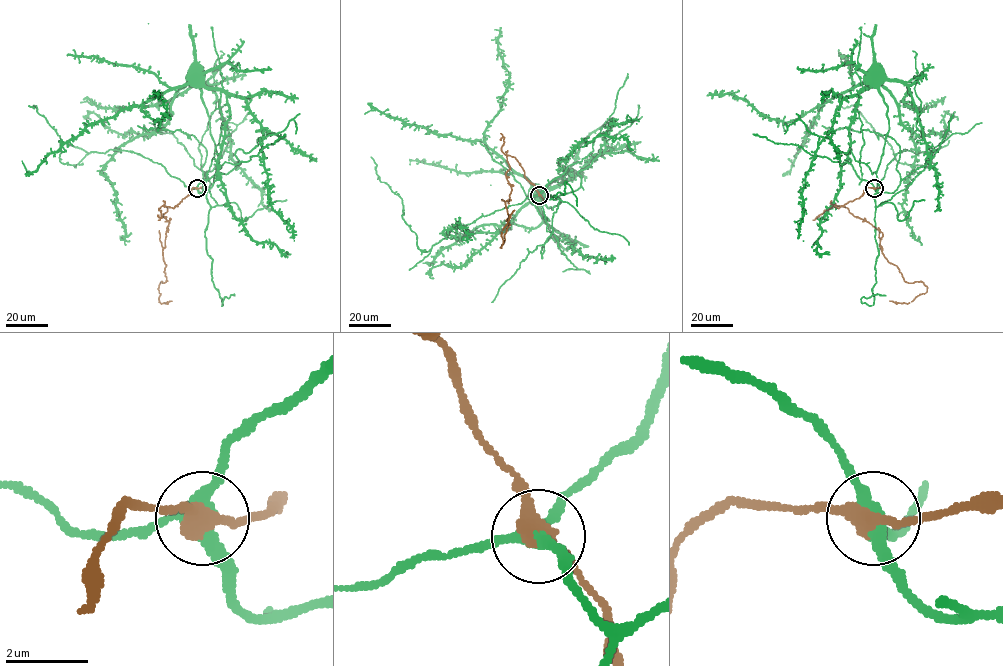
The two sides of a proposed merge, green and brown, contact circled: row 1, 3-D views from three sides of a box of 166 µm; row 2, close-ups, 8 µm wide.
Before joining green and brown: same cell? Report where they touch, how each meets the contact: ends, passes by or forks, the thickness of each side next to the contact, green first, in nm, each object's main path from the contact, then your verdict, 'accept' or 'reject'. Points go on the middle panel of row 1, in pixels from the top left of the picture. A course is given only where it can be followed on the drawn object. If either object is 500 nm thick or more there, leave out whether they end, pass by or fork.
(539, 195) | green forks | brown passes by | 320/360 nm | green via (539, 195), (543, 199), (557, 196), (561, 201), (552, 209), (548, 208), (544, 191), (537, 191) | brown via (539, 195), (516, 159), (506, 155), (511, 191), (501, 247), (501, 232), (514, 210) | reject

